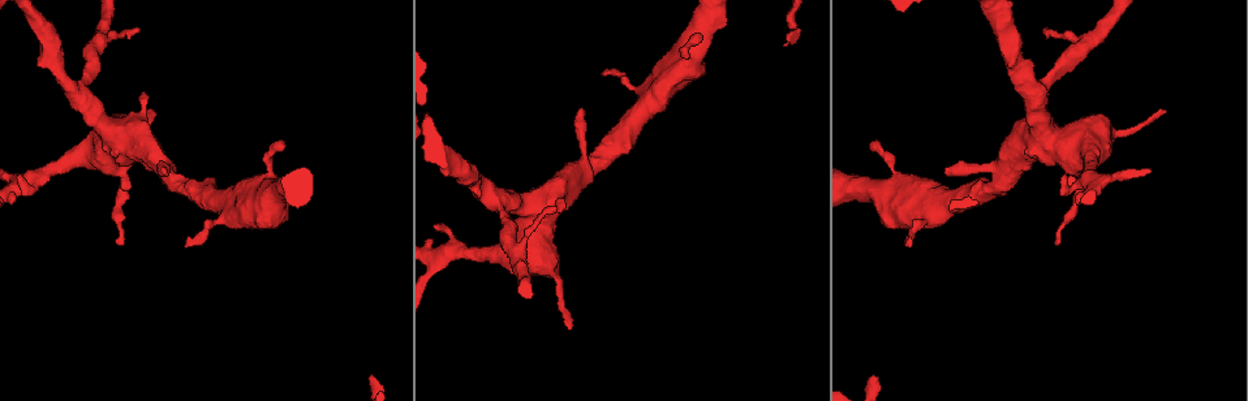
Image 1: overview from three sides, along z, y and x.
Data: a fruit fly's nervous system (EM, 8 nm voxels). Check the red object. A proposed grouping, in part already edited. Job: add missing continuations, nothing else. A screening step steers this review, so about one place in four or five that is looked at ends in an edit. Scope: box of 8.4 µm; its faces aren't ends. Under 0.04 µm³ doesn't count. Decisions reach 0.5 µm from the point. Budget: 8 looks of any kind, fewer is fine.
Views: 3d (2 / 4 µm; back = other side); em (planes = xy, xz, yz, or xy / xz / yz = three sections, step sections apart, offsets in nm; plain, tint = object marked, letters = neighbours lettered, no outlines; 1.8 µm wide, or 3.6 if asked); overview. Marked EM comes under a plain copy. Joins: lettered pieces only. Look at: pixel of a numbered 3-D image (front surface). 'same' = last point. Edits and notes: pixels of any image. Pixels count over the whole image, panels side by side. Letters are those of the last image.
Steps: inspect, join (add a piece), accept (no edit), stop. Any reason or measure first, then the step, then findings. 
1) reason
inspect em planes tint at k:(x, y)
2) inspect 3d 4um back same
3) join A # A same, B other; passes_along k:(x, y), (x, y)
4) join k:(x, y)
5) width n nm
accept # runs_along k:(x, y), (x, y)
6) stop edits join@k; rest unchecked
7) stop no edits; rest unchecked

free end
inspect em 3.6um planes letters at 1:(164, 175)

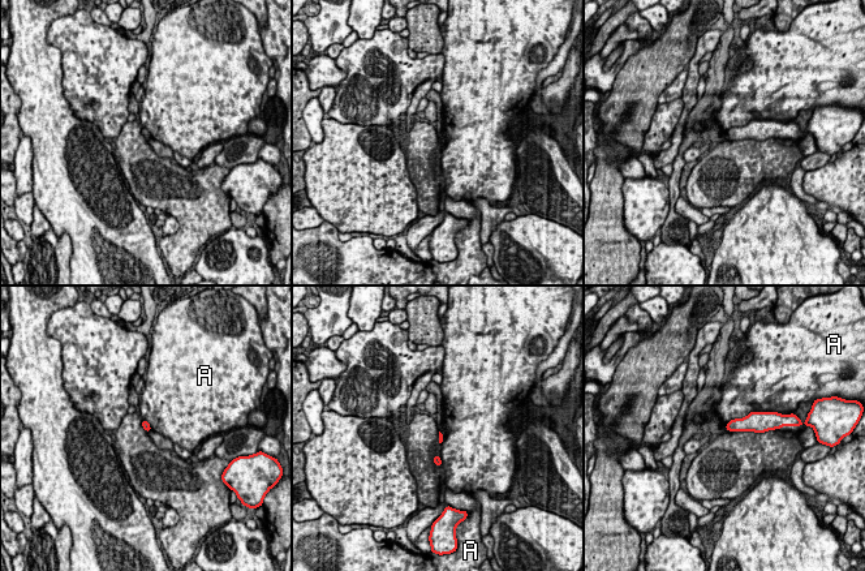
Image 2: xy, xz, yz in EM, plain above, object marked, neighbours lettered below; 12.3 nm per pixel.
accept # A other; border 2:(770, 411), (751, 411), (726, 425); no lettered piece goes on from it

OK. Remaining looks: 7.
inspect em 3.6um planes letters at 1:(1056, 245)

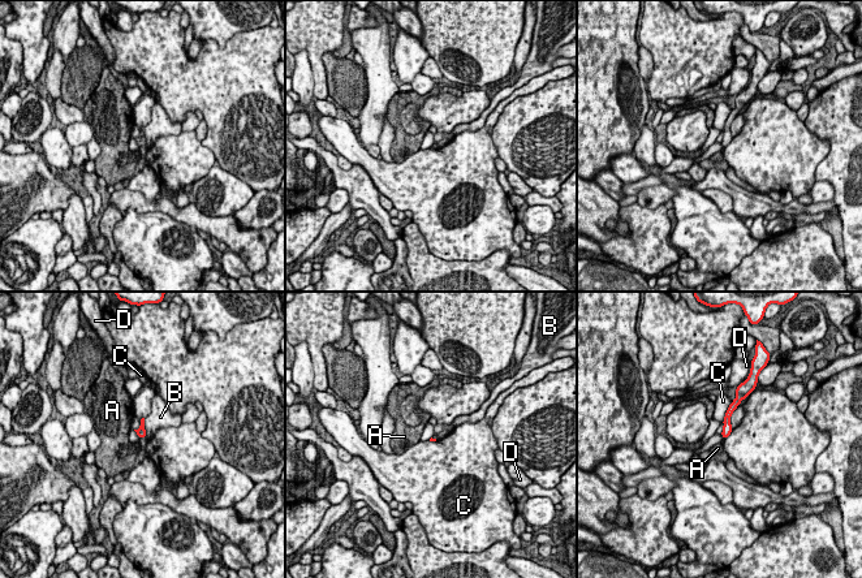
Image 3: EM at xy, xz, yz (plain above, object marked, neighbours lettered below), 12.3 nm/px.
longest_contact C 280 nm
accept # A other, B other, C other, D other; none of them fits

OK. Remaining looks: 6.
free end
inspect em planes letters at 1:(153, 109)

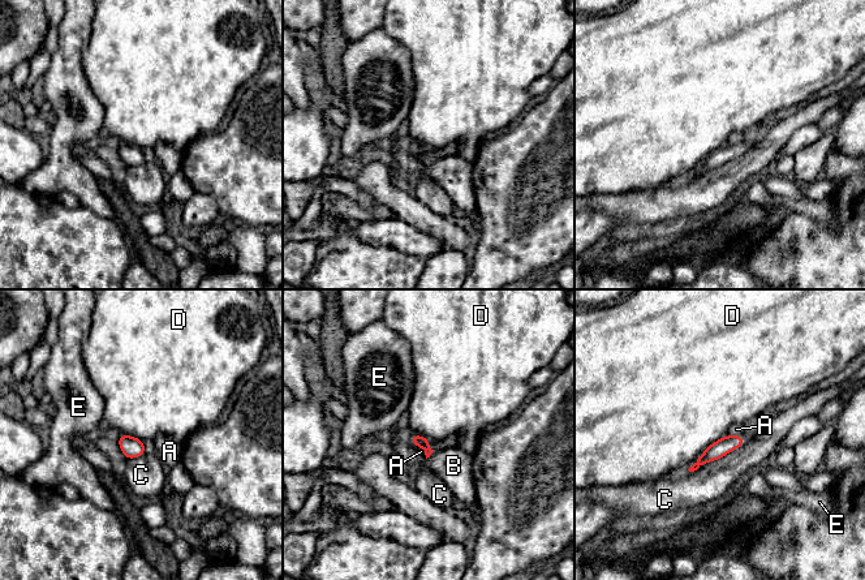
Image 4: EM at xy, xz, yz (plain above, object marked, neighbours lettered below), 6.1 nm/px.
width 70 nm
join B # A other, B same, C other, D other, E other; passes_along 4:(418, 441), (430, 454), (453, 465); the neuron continues

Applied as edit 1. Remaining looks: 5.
stop edits join@4; rest unchecked

